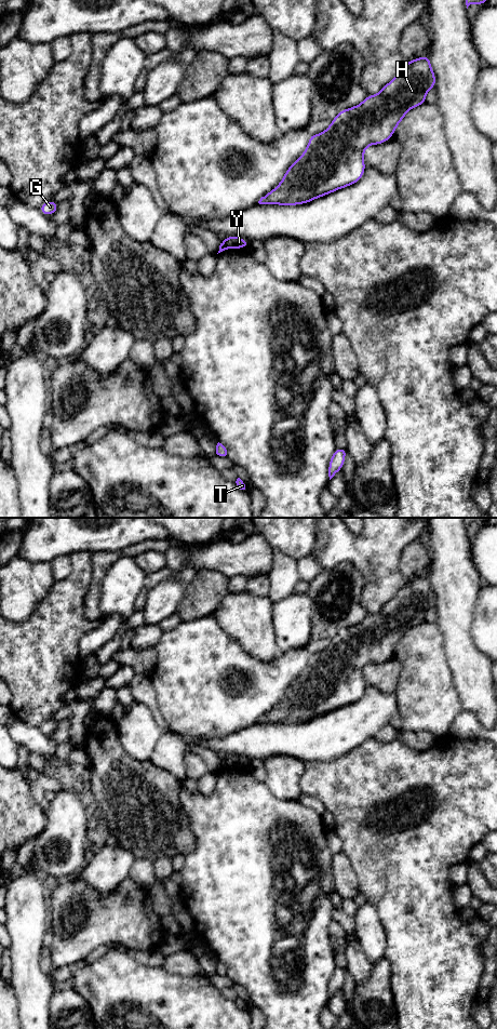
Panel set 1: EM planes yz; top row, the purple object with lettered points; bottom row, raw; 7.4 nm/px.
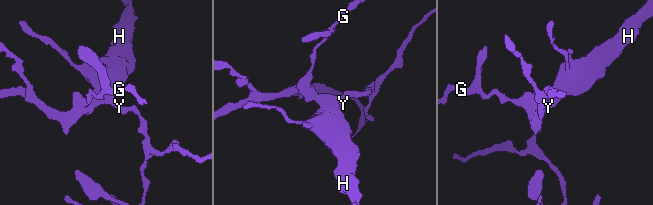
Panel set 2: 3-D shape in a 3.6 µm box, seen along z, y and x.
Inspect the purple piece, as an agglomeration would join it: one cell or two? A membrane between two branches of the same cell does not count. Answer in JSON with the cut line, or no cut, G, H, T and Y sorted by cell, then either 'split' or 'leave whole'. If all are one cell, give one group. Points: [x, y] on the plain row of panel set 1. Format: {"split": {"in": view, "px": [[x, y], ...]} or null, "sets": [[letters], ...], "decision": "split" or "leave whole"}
{"split": {"in": "yz", "px": [[224, 759], [228, 766]]}, "sets": [["G", "H", "Y"], ["T"]], "decision": "split"}

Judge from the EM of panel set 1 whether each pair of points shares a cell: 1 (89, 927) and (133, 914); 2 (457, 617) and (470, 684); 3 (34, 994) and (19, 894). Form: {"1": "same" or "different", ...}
{"1": "same", "2": "same", "3": "same"}

